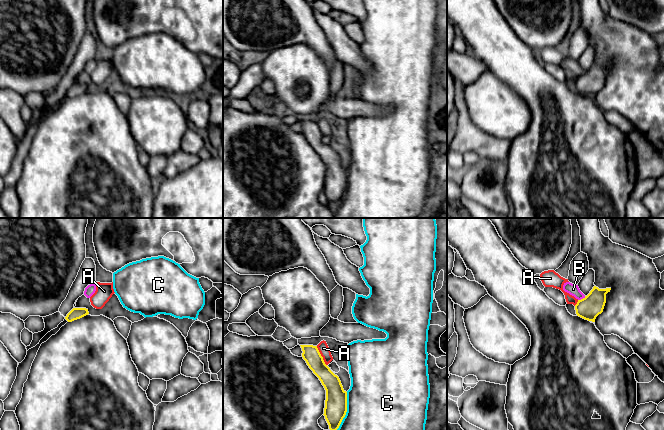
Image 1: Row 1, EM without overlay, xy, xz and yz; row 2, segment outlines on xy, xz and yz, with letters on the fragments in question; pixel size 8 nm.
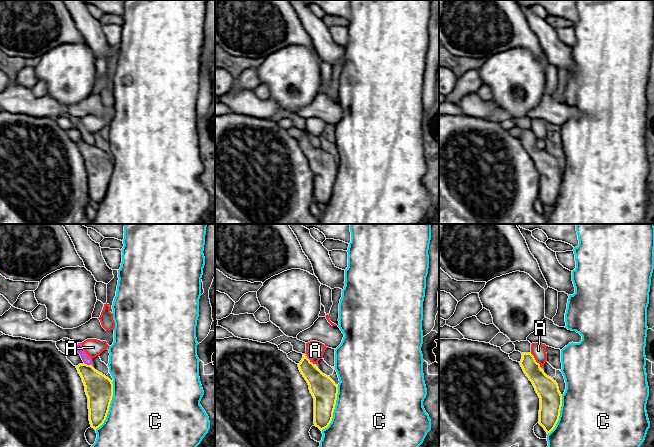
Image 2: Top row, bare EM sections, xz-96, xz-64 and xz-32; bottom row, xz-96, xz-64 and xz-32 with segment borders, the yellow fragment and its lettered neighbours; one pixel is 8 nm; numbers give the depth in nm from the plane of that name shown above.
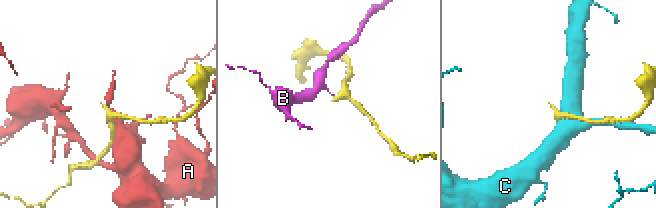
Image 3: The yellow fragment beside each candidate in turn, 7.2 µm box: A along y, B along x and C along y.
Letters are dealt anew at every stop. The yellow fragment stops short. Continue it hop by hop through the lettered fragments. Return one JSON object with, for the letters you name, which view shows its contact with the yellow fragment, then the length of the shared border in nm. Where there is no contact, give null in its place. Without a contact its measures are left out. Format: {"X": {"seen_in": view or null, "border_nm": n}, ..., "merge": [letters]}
{"merge": []}

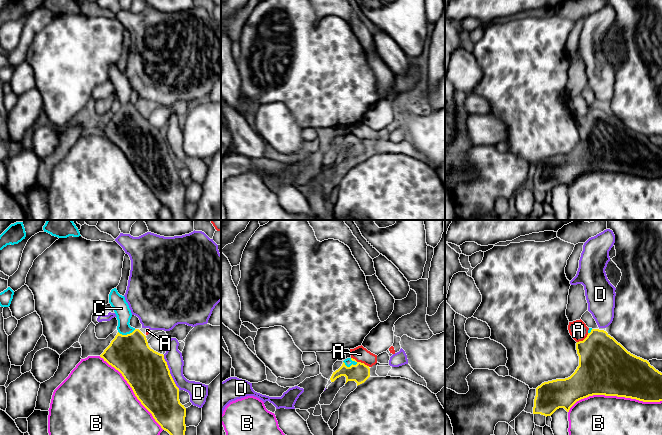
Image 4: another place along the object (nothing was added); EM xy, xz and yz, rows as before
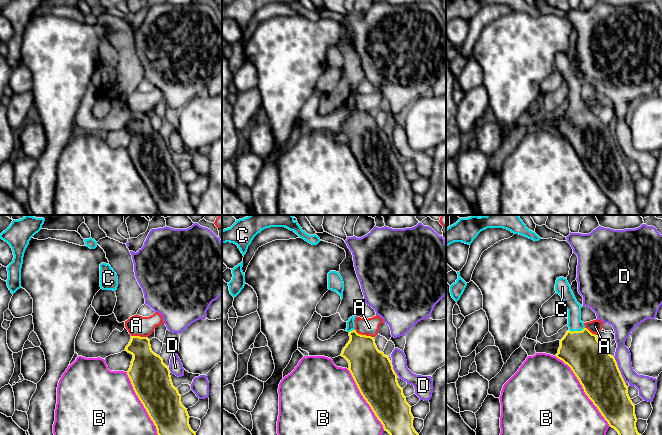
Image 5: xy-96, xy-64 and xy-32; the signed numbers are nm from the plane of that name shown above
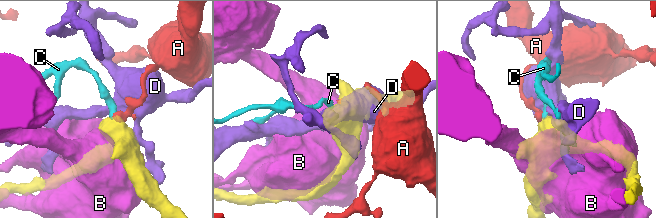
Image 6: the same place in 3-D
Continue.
{"C": {"seen_in": "xz", "border_nm": 120}, "merge": ["C"]}

